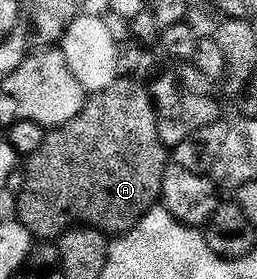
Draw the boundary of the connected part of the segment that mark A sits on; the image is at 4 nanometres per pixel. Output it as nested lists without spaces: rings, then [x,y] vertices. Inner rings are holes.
[[[120,79],[107,90],[88,96],[83,110],[69,123],[50,130],[41,149],[26,158],[22,170],[23,190],[17,193],[17,219],[31,232],[32,238],[58,239],[76,227],[122,235],[129,232],[149,210],[156,208],[163,195],[163,176],[167,173],[169,149],[159,138],[155,102],[148,86],[138,83],[135,79]]]

